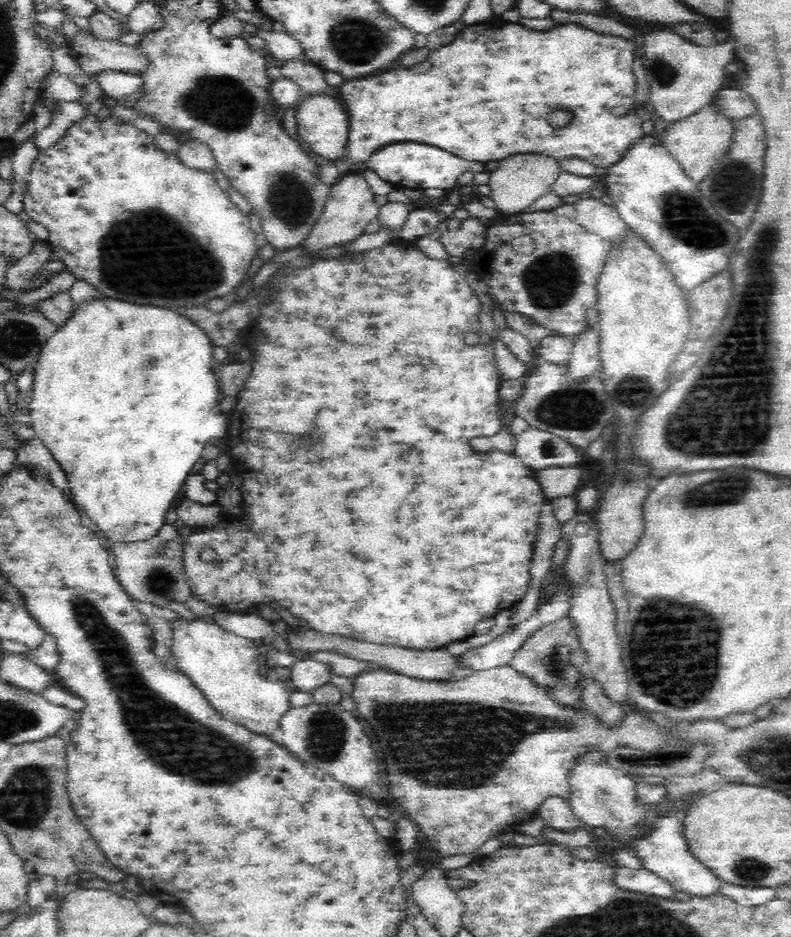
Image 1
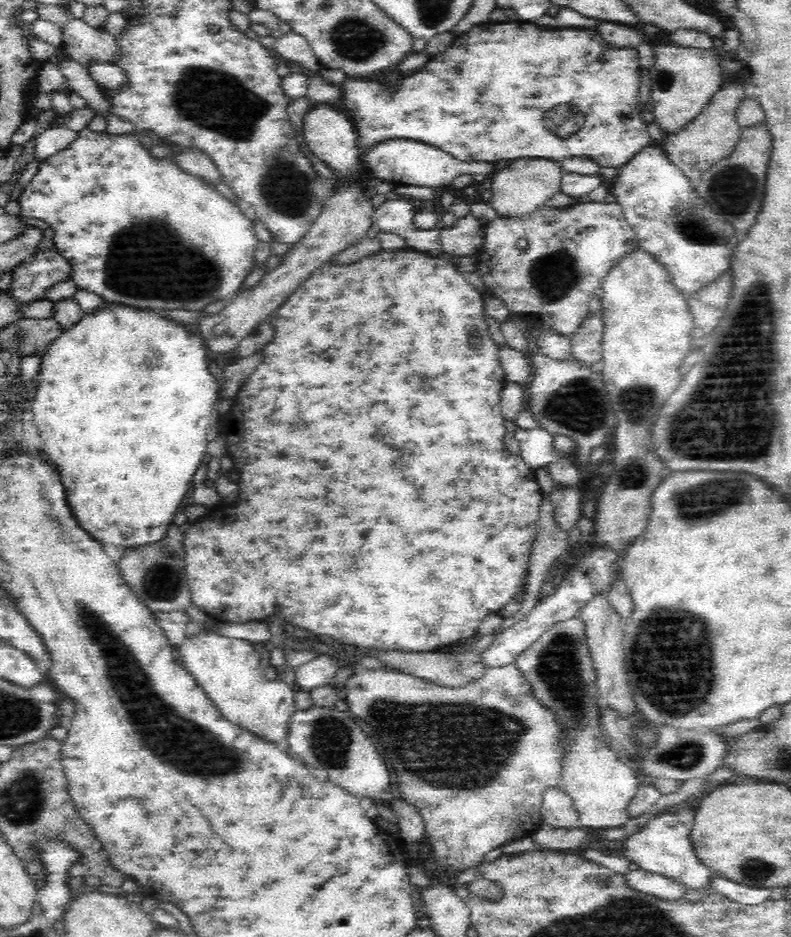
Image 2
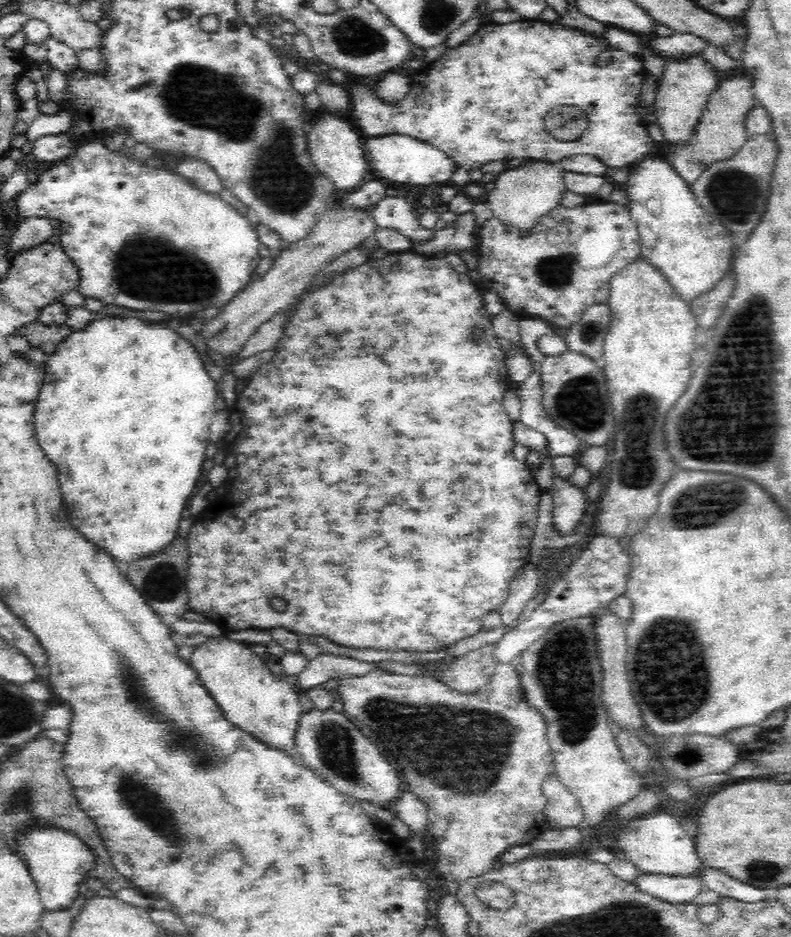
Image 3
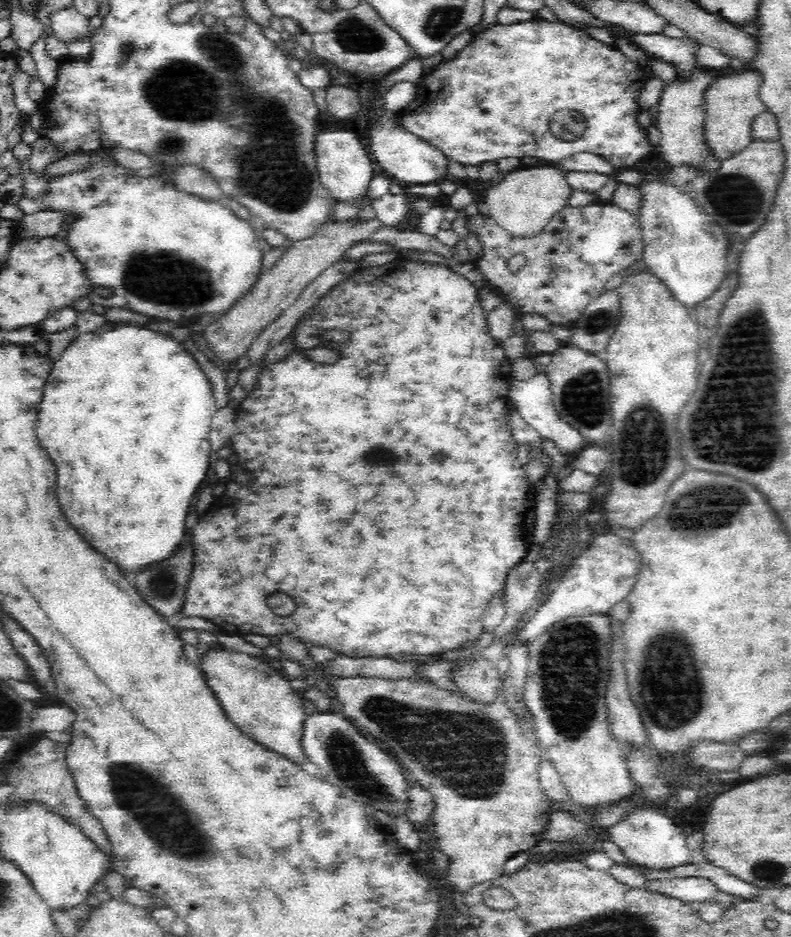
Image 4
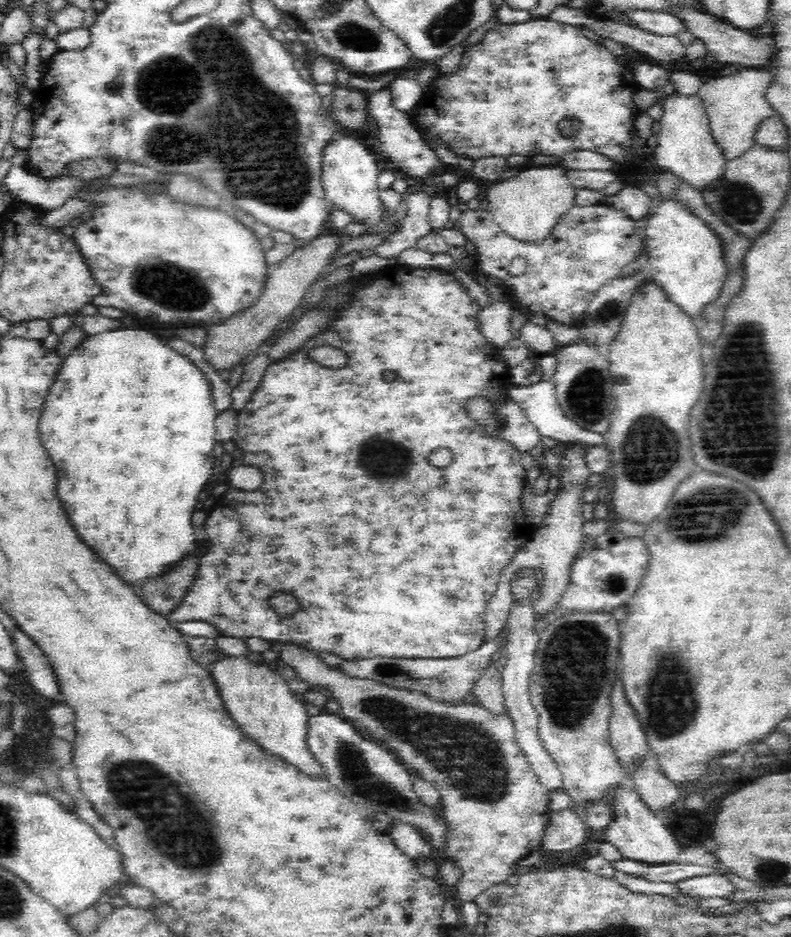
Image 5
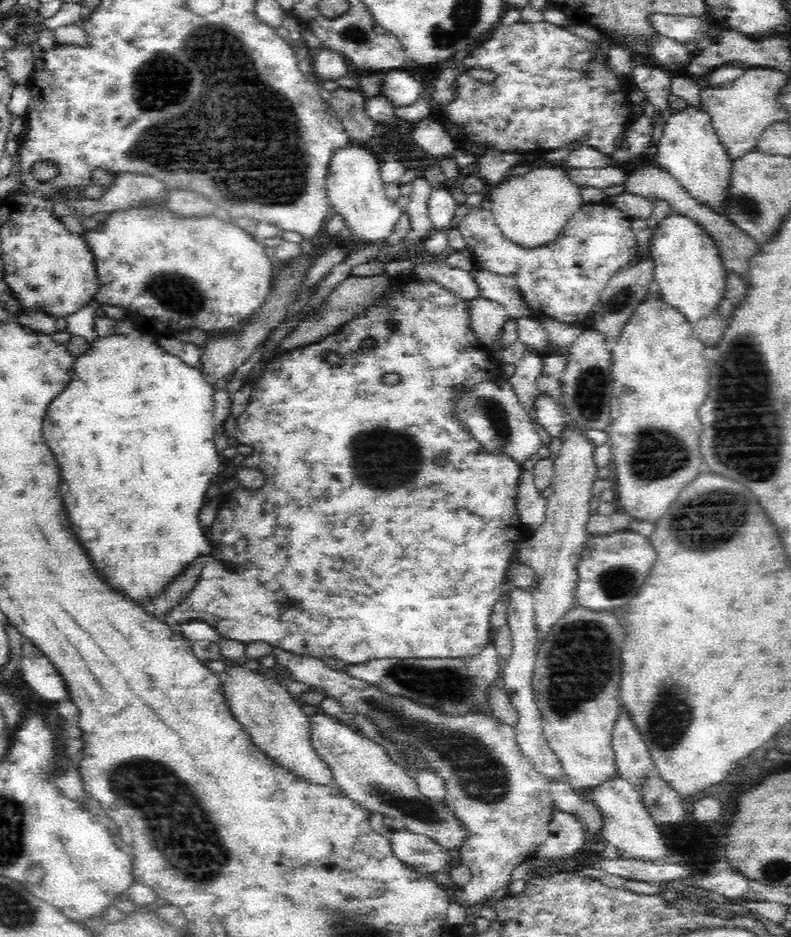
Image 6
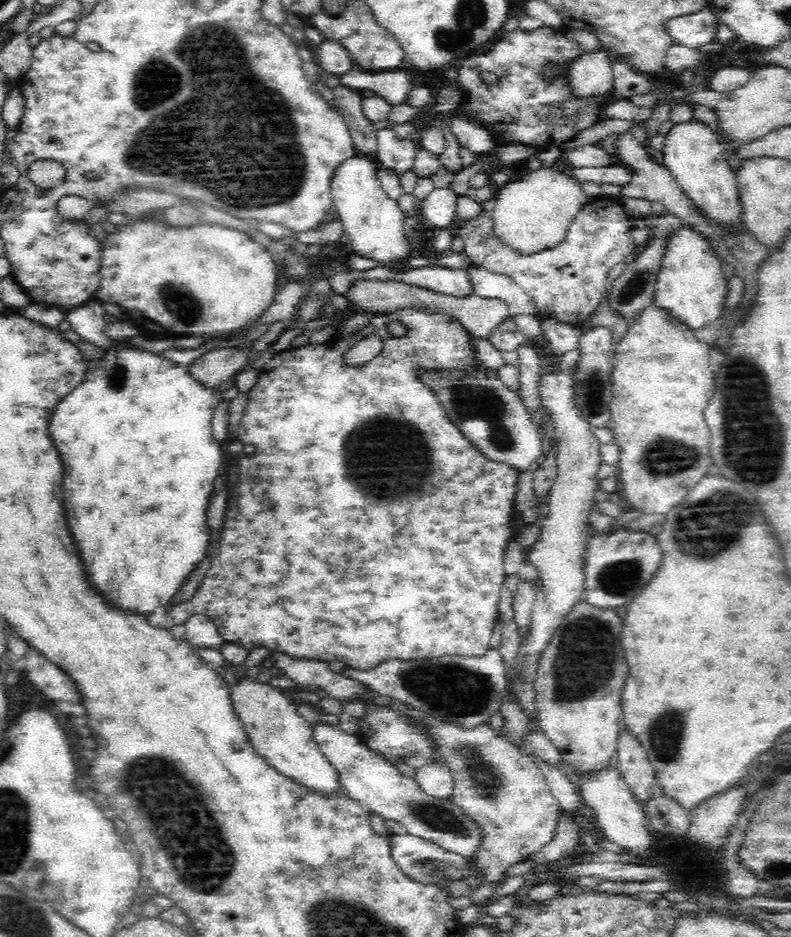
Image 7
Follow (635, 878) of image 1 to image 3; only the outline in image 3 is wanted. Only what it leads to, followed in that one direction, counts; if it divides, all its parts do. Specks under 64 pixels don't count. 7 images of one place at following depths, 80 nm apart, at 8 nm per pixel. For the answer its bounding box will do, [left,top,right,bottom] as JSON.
[633,873,704,904]

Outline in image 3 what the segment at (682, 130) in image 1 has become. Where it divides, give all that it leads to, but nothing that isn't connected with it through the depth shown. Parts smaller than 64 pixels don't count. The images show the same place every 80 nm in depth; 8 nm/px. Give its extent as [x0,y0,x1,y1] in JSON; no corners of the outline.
[661,76,758,183]

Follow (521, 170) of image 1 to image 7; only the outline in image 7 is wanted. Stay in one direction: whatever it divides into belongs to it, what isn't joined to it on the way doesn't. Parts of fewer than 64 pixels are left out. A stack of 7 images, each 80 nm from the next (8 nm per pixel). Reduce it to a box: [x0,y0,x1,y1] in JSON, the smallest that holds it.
[491,167,590,254]

